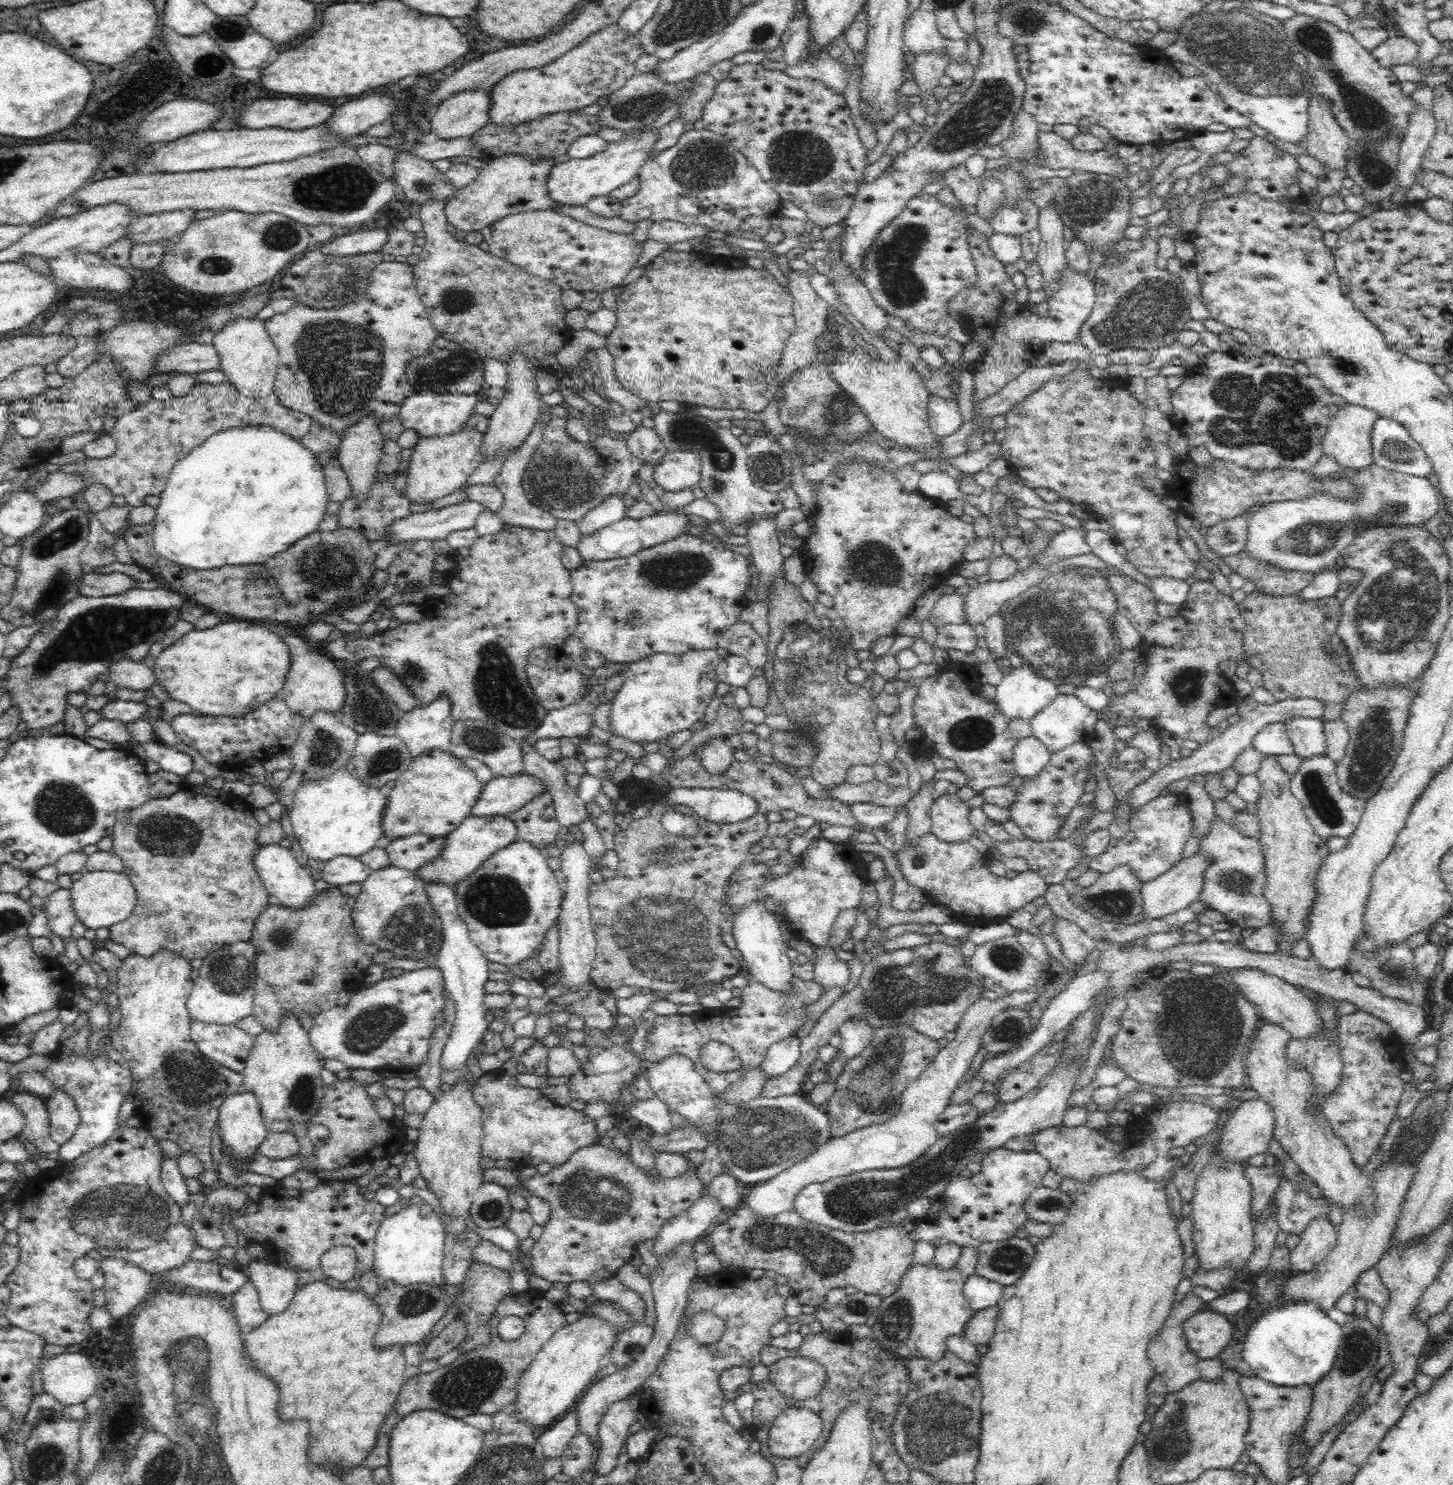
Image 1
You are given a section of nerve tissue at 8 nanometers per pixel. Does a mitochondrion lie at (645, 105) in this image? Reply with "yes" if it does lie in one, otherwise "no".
yes

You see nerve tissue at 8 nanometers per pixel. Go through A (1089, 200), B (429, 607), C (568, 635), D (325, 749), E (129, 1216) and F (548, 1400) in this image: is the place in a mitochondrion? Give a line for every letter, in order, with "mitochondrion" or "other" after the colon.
A: mitochondrion
B: other
C: other
D: mitochondrion
E: mitochondrion
F: other

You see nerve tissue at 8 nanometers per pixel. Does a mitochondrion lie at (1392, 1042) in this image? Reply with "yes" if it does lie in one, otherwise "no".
no

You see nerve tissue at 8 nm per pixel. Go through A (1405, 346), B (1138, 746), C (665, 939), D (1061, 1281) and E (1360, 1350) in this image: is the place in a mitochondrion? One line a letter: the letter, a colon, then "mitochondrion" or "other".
A: other
B: other
C: mitochondrion
D: other
E: mitochondrion

